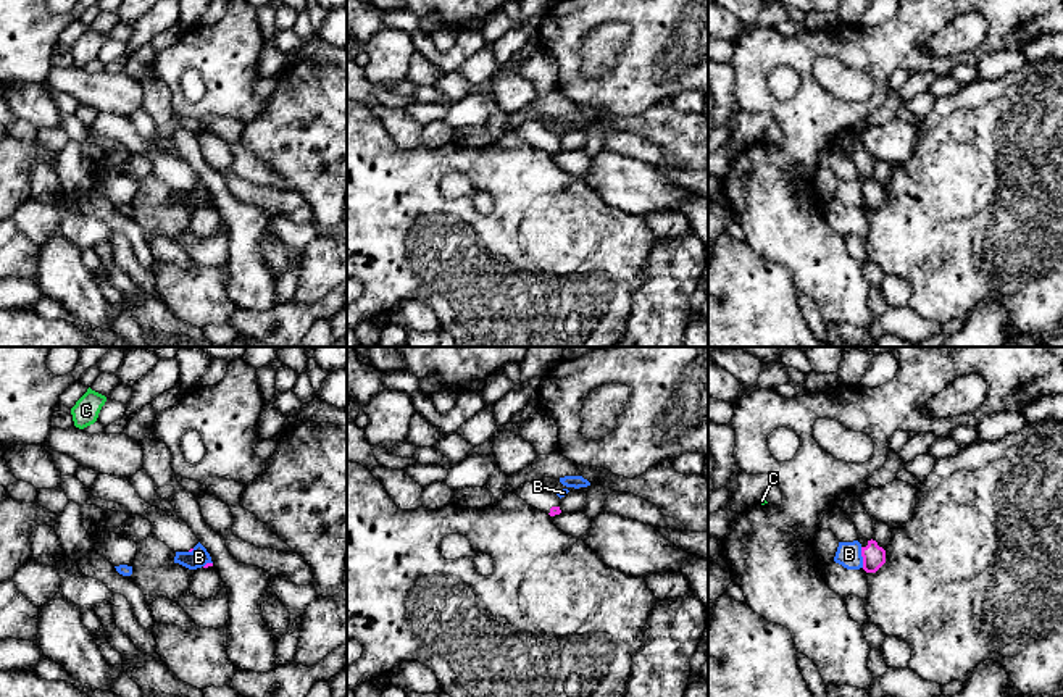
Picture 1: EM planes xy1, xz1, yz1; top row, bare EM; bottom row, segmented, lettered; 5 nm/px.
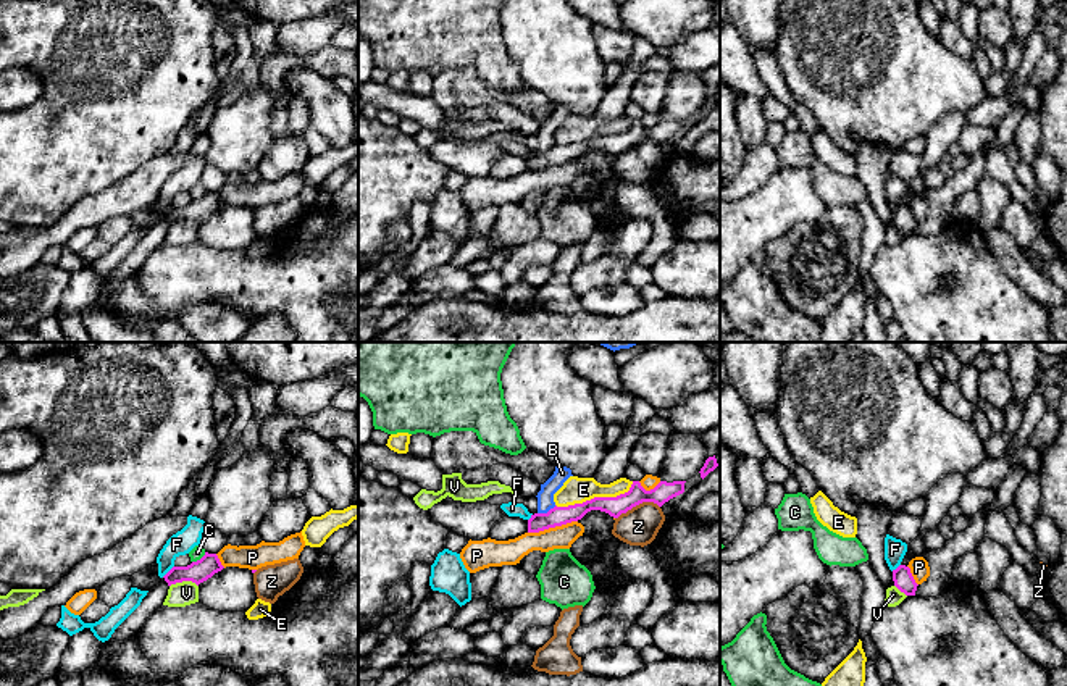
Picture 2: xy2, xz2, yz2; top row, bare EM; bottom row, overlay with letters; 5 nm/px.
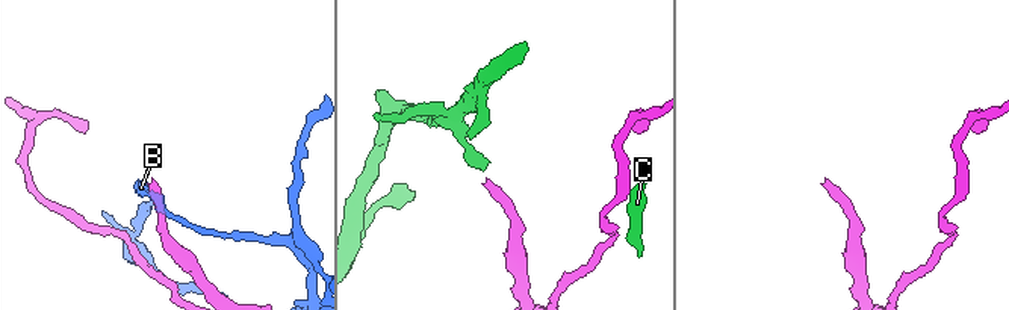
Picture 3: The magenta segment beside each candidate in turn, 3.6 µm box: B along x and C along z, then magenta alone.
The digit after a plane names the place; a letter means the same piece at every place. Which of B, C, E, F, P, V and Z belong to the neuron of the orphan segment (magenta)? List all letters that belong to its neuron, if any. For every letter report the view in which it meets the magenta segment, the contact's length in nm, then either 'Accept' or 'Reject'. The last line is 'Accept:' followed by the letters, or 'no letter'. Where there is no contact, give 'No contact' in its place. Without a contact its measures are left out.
B: Touches magenta in yz1. Shared border 110 nm. Reject
C: Touches magenta in xy2. Shared border 90 nm. Reject
E: Touches magenta in xz2. Shared border 420 nm. Reject
F: Touches magenta in xy2. Shared border 90 nm. Reject
P: Touches magenta in xz2. Shared border 260 nm. Reject
V: Touches magenta in xy2. Shared border 140 nm. Reject
Z: Touches magenta in xz2. Shared border 240 nm. Reject
Accept: no letter

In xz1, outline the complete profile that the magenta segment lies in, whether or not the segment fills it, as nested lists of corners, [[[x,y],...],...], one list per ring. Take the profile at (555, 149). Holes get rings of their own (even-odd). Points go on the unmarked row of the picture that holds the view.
[[[539,121],[521,123],[515,132],[521,136],[527,144],[540,148],[550,155],[560,153],[560,136],[548,126]]]

